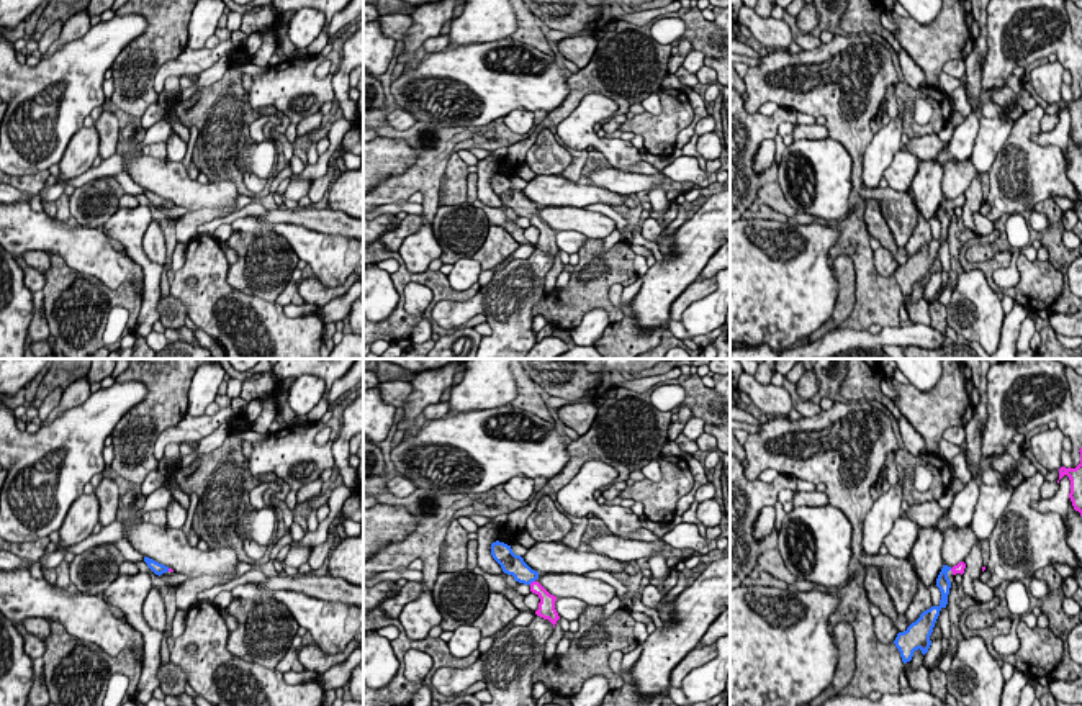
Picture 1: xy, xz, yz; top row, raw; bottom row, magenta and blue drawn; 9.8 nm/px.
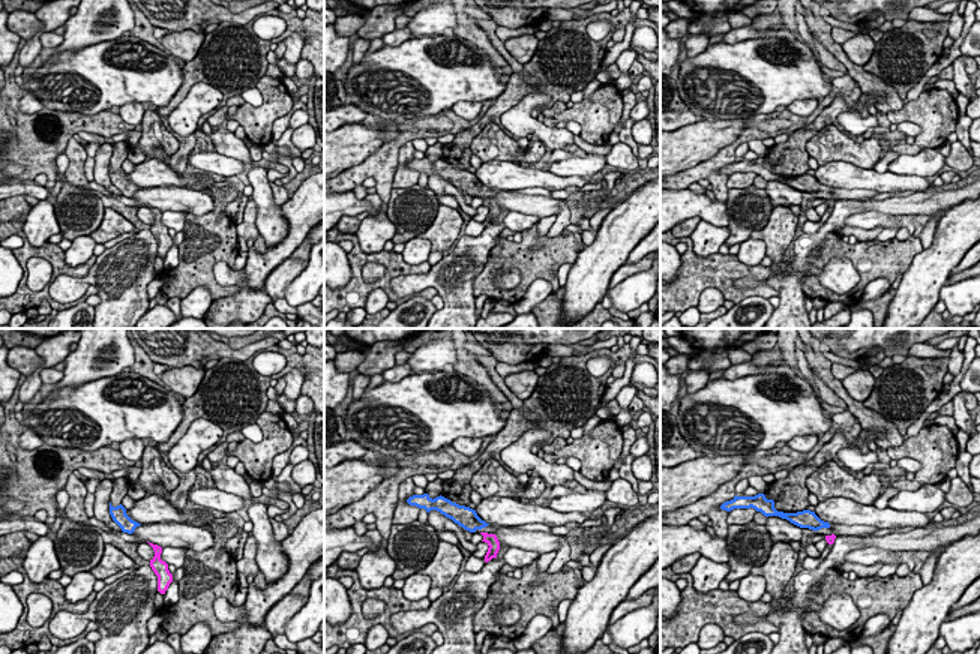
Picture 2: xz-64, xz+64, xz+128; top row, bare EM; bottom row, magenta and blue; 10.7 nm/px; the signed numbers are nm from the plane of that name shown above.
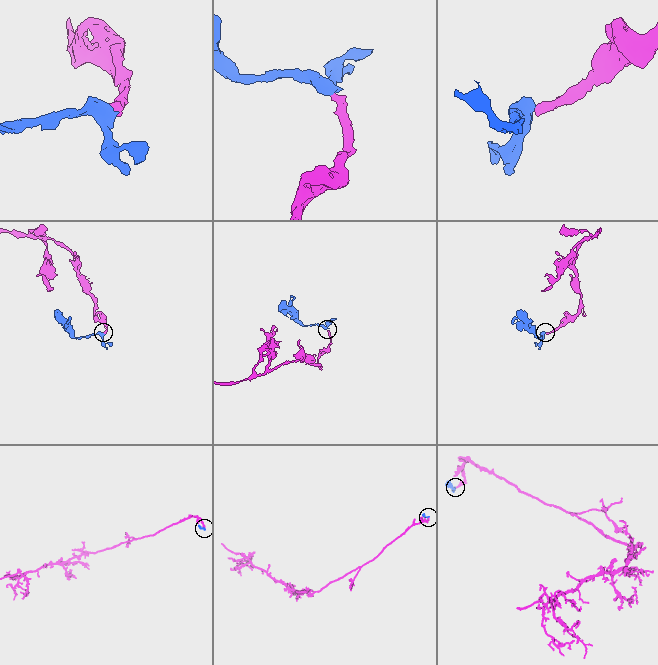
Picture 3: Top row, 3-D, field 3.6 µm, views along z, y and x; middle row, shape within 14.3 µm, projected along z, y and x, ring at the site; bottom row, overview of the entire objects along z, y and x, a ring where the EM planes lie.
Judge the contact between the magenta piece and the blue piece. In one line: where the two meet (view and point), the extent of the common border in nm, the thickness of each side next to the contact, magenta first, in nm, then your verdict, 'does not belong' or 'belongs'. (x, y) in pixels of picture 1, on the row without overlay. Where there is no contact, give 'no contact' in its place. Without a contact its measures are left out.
xz (532, 215) | 70 nm | 160/200 nm | belongs

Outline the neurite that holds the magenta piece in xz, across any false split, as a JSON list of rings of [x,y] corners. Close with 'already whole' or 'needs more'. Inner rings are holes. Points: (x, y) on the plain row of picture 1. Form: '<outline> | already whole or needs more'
[[[504,175],[491,177],[491,188],[501,198],[503,205],[512,208],[516,215],[529,218],[530,224],[540,231],[537,249],[548,252],[553,260],[560,252],[555,234],[557,229],[550,228],[539,215],[539,205],[532,203],[521,188],[516,188],[511,179]]] | needs more

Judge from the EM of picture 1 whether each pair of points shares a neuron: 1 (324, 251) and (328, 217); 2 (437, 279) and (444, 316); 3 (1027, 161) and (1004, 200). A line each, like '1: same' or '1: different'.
1: different
2: different
3: same

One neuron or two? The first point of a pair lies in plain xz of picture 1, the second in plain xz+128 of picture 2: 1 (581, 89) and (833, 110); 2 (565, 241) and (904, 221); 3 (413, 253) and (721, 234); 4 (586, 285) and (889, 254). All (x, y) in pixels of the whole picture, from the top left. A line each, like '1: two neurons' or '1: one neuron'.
1: one neuron
2: one neuron
3: one neuron
4: one neuron

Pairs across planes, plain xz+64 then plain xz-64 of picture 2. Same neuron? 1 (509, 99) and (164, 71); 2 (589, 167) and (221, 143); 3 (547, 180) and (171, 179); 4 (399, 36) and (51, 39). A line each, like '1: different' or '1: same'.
1: different
2: different
3: same
4: same

